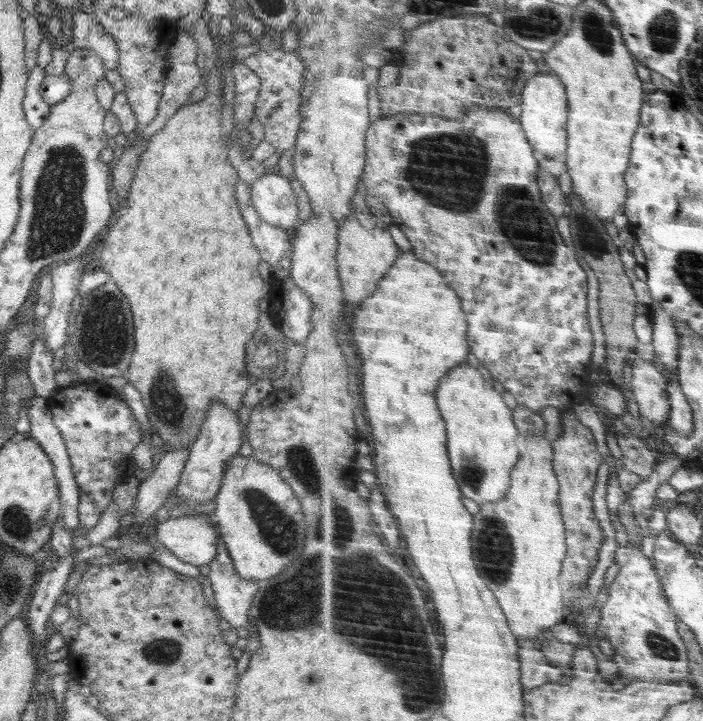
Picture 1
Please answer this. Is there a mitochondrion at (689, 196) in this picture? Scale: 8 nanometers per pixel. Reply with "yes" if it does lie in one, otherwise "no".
yes

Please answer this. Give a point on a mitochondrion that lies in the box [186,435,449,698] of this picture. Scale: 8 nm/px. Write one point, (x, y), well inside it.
(278, 530)

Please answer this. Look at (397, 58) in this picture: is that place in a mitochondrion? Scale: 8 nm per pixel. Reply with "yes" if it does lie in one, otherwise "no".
no

